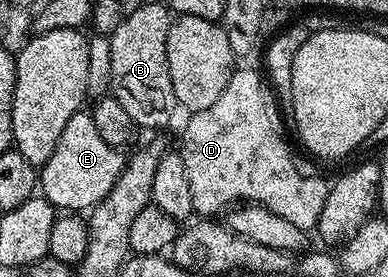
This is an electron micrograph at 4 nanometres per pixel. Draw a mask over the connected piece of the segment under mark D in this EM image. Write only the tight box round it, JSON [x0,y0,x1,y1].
[178,68,329,230]

